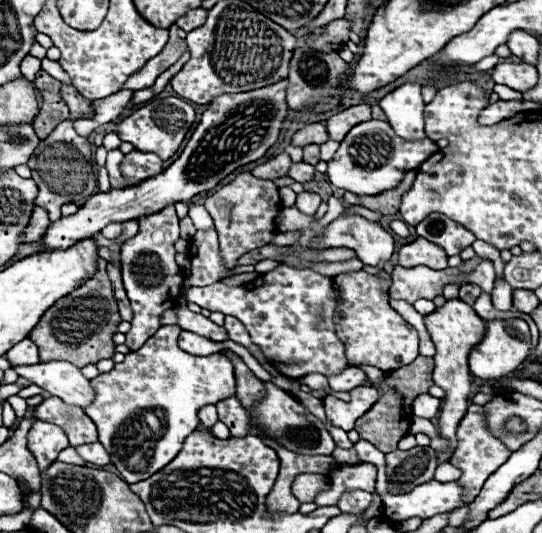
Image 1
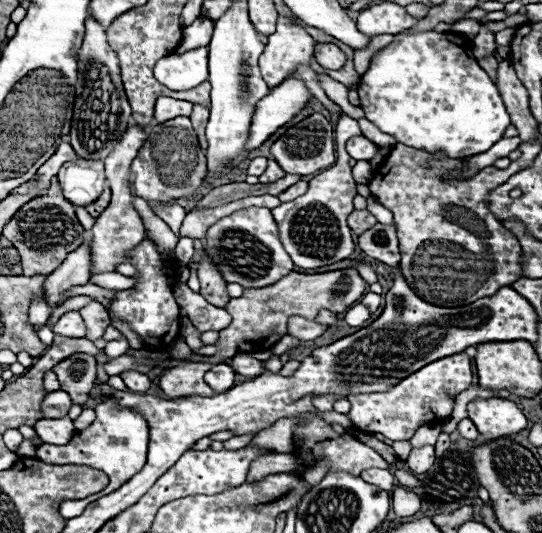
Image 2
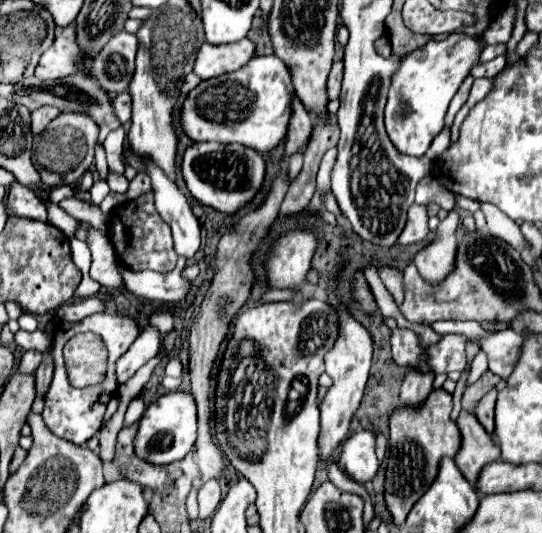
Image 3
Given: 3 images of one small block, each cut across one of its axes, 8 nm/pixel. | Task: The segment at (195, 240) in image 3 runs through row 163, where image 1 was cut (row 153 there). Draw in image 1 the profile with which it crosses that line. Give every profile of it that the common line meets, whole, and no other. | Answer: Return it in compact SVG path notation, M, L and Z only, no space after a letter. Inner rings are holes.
M130 152L124 156L120 164L124 182L128 186L134 186L136 182L142 182L146 178L152 178L162 172L162 160L152 152Z

